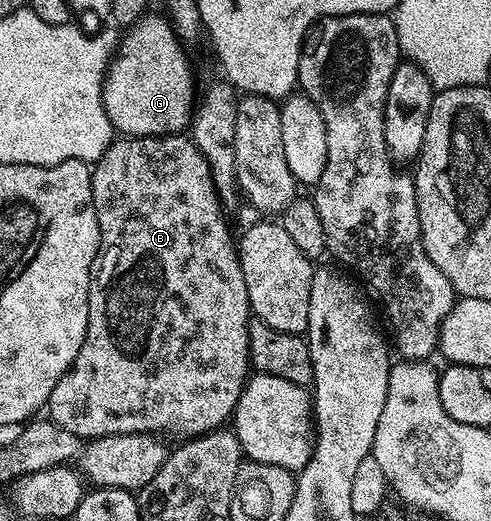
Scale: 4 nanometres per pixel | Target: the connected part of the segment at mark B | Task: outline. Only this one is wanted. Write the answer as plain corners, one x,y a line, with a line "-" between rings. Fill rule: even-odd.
168,133
154,137
119,137
112,142
108,151
96,159
91,172
93,185
93,209
97,213
99,226
99,252
95,255
95,264
91,267
89,285
89,325
81,353
73,365
57,381
57,389
49,397
46,414
61,429
69,429
80,441
100,439
106,435
132,435
133,433
164,433
176,427
179,431
188,431
188,436
205,435
209,431
220,430
223,423
235,414
235,406
247,384
252,370
249,353
249,325
252,321
251,302
245,289
245,273
239,264
237,243
231,240
231,231
227,228
225,208
219,201
219,194
213,185
213,177
205,157
197,145
186,134

